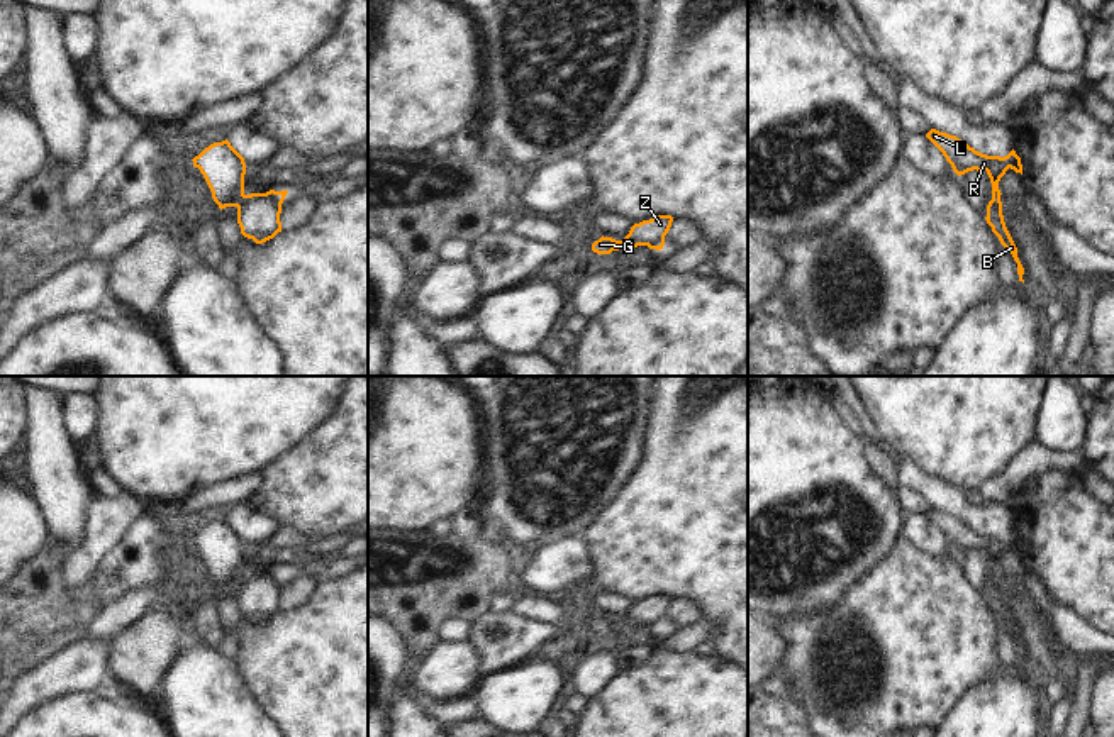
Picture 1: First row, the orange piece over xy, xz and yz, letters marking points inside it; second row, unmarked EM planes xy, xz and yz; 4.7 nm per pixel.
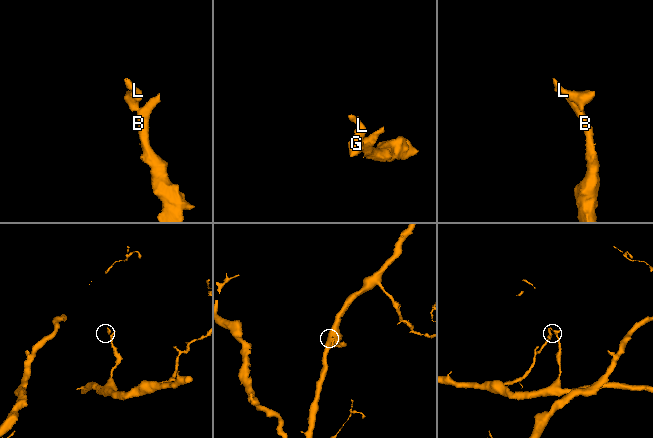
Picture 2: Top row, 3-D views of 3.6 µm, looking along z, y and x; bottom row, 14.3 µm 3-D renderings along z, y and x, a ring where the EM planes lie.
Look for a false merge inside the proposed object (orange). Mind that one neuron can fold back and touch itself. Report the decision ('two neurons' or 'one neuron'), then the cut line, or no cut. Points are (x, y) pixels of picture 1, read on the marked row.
two neurons | xy (245, 195), (236, 205)

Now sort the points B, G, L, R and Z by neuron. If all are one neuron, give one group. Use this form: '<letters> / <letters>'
B Z / G L R

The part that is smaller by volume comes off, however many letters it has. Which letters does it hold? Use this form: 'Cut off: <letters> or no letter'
Cut off: G, L, R

